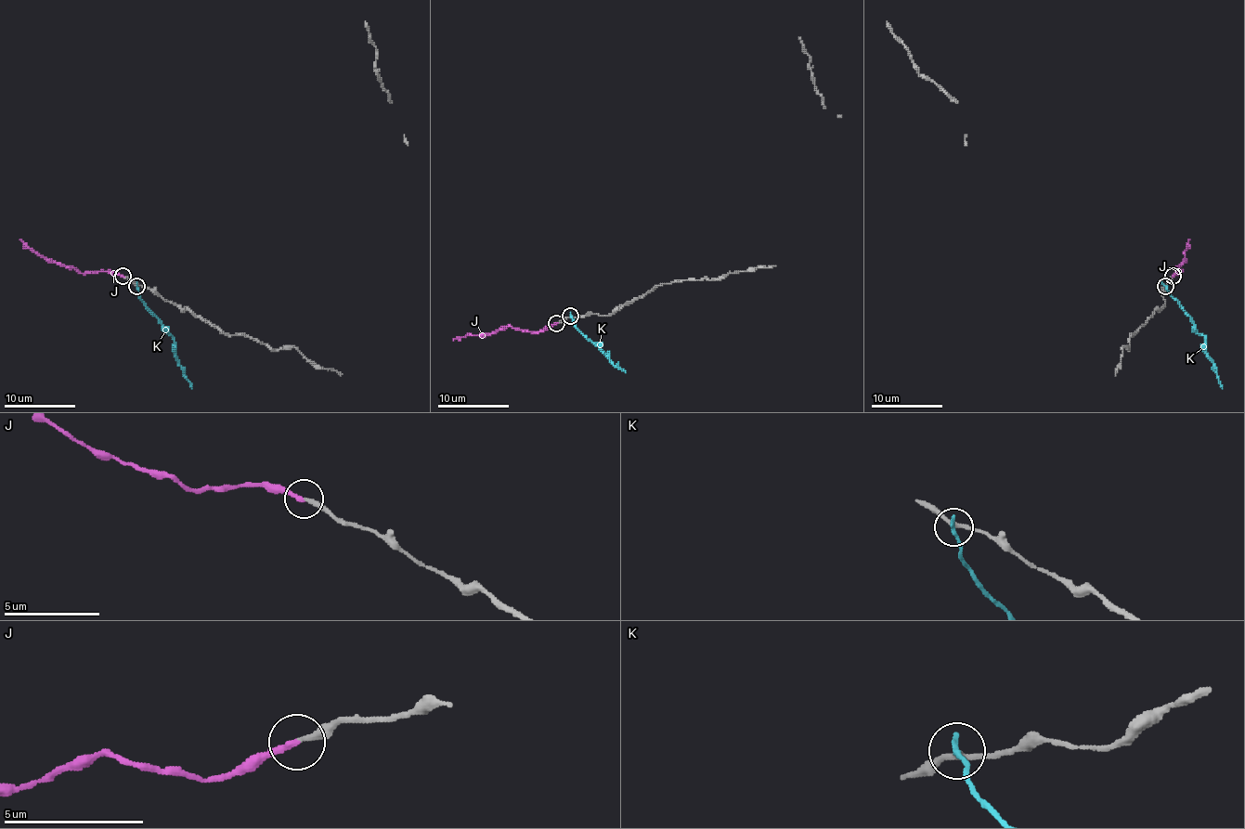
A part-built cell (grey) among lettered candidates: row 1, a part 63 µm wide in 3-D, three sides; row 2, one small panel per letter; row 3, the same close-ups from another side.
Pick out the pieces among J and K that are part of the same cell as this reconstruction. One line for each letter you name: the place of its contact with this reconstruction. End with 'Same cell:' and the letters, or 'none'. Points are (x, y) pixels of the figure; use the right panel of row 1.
J: contact (1173, 276)
Same cell: J

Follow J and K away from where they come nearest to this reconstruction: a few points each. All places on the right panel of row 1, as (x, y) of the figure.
J: (1172, 277), (1181, 271), (1175, 269), (1183, 263), (1190, 239)
K: (1165, 285), (1190, 317), (1193, 328), (1206, 339), (1206, 355), (1216, 370), (1222, 388)

